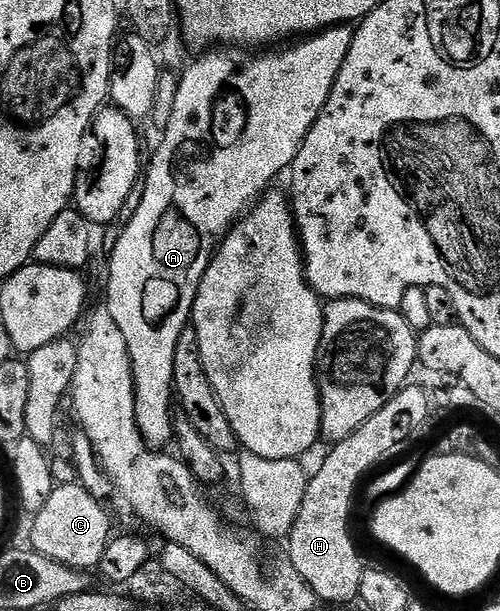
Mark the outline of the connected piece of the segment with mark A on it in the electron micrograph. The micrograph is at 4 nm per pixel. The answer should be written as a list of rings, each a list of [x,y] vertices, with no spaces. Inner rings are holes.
[[[347,26],[327,28],[324,32],[316,32],[290,46],[280,47],[278,50],[267,50],[262,54],[248,54],[243,50],[215,50],[208,53],[204,60],[191,64],[182,69],[183,77],[179,80],[179,89],[175,92],[175,101],[171,104],[171,117],[167,120],[167,129],[163,132],[163,141],[159,149],[151,156],[151,165],[145,168],[145,183],[142,185],[143,197],[131,216],[131,221],[123,228],[115,249],[111,252],[111,273],[107,276],[107,312],[115,323],[114,331],[125,338],[127,353],[131,359],[131,373],[135,379],[135,421],[139,432],[145,438],[151,436],[170,437],[173,432],[173,354],[177,354],[177,342],[181,338],[181,330],[189,326],[193,316],[195,299],[199,293],[199,283],[203,280],[205,270],[211,264],[211,257],[216,248],[222,244],[227,233],[235,227],[237,221],[264,195],[267,184],[275,180],[279,171],[290,169],[295,155],[303,145],[307,131],[317,122],[321,110],[331,93],[333,82],[341,70],[341,62],[345,62],[345,54],[351,45],[352,29]]]

